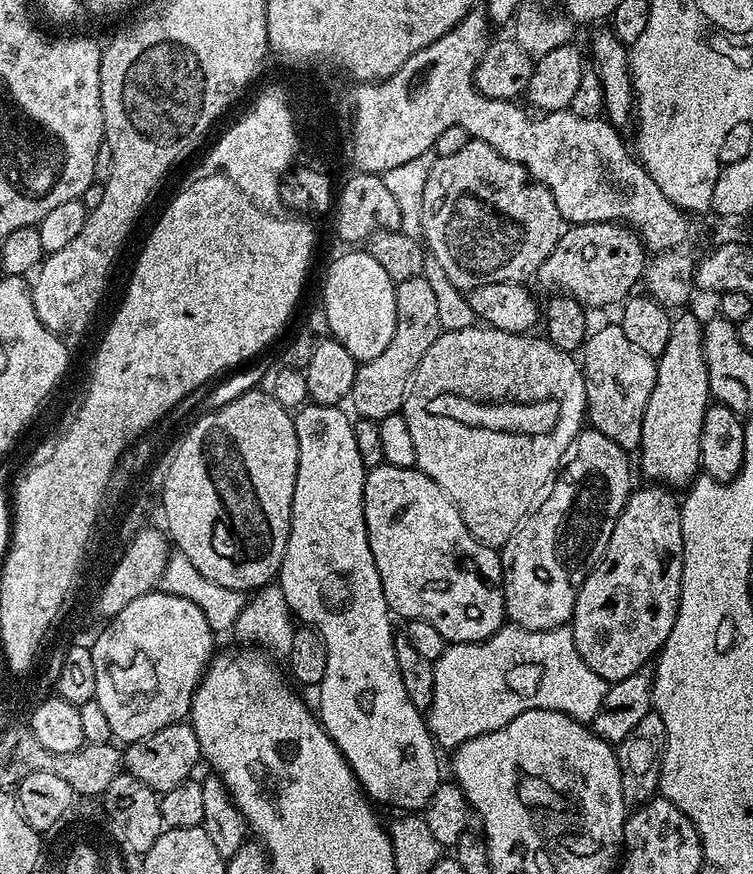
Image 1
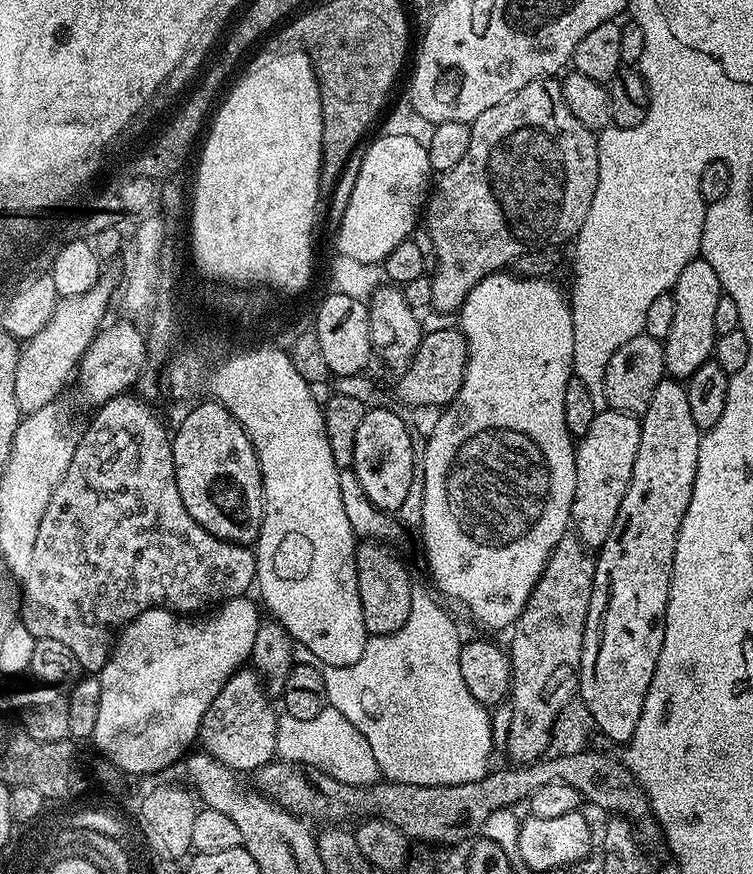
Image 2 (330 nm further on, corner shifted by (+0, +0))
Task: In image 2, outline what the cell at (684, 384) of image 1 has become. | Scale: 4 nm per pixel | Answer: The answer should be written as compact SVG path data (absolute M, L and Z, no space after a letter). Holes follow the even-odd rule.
M697 258L689 262L682 274L678 274L678 282L671 293L674 298L674 326L670 326L670 334L662 342L664 371L669 377L684 382L694 374L694 370L698 370L698 366L713 359L717 338L714 313L722 289L718 282L718 274L714 274L710 262Z

